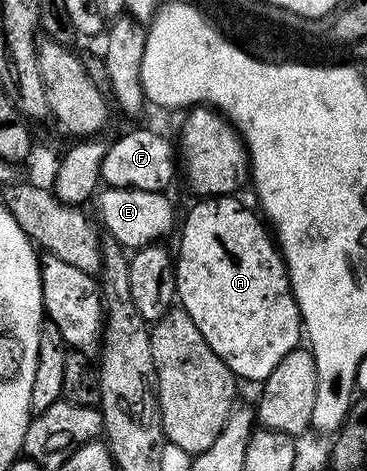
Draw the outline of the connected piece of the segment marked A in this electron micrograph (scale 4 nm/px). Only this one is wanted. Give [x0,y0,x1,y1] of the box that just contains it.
[174,195,302,370]

